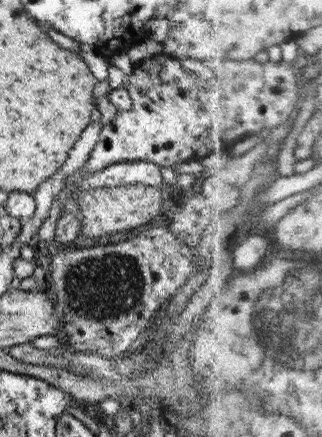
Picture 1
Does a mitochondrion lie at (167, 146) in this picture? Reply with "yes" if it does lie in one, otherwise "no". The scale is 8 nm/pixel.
no

